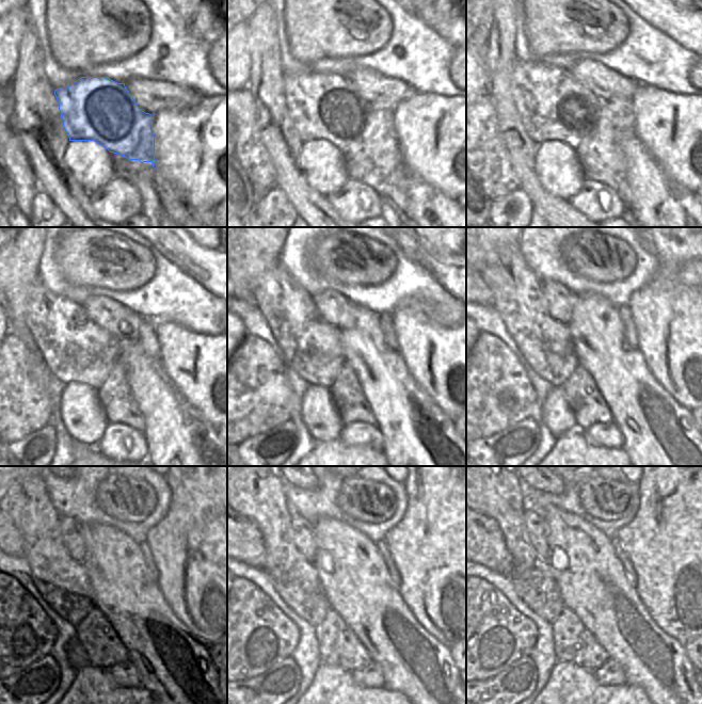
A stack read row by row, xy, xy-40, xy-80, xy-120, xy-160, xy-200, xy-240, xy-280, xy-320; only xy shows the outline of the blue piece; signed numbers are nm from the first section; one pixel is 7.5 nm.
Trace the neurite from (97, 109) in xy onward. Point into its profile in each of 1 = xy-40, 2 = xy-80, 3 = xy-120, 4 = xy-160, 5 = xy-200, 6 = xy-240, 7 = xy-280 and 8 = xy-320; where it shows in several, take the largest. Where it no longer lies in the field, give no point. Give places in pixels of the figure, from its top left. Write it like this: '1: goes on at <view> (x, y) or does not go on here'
1: goes on at xy-40 (320, 106)
2: goes on at xy-80 (553, 106)
3: goes on at xy-120 (75, 349)
4: goes on at xy-160 (312, 347)
5: goes on at xy-200 (545, 344)
6: goes on at xy-240 (62, 580)
7: goes on at xy-280 (262, 499)
8: goes on at xy-320 (492, 488)

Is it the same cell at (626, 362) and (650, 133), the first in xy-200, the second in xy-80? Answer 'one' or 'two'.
two

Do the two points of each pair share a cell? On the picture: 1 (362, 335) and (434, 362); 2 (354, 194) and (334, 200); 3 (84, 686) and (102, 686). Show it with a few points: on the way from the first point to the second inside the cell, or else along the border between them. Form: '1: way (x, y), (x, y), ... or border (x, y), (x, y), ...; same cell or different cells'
1: border (397, 350), (410, 372); different cells
2: way (349, 200), (339, 200); same cell
3: way (89, 686), (98, 686); same cell

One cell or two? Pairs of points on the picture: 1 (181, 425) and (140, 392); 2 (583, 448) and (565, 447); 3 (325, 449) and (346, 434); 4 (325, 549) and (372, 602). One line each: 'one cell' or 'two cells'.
1: one cell
2: one cell
3: two cells
4: one cell

